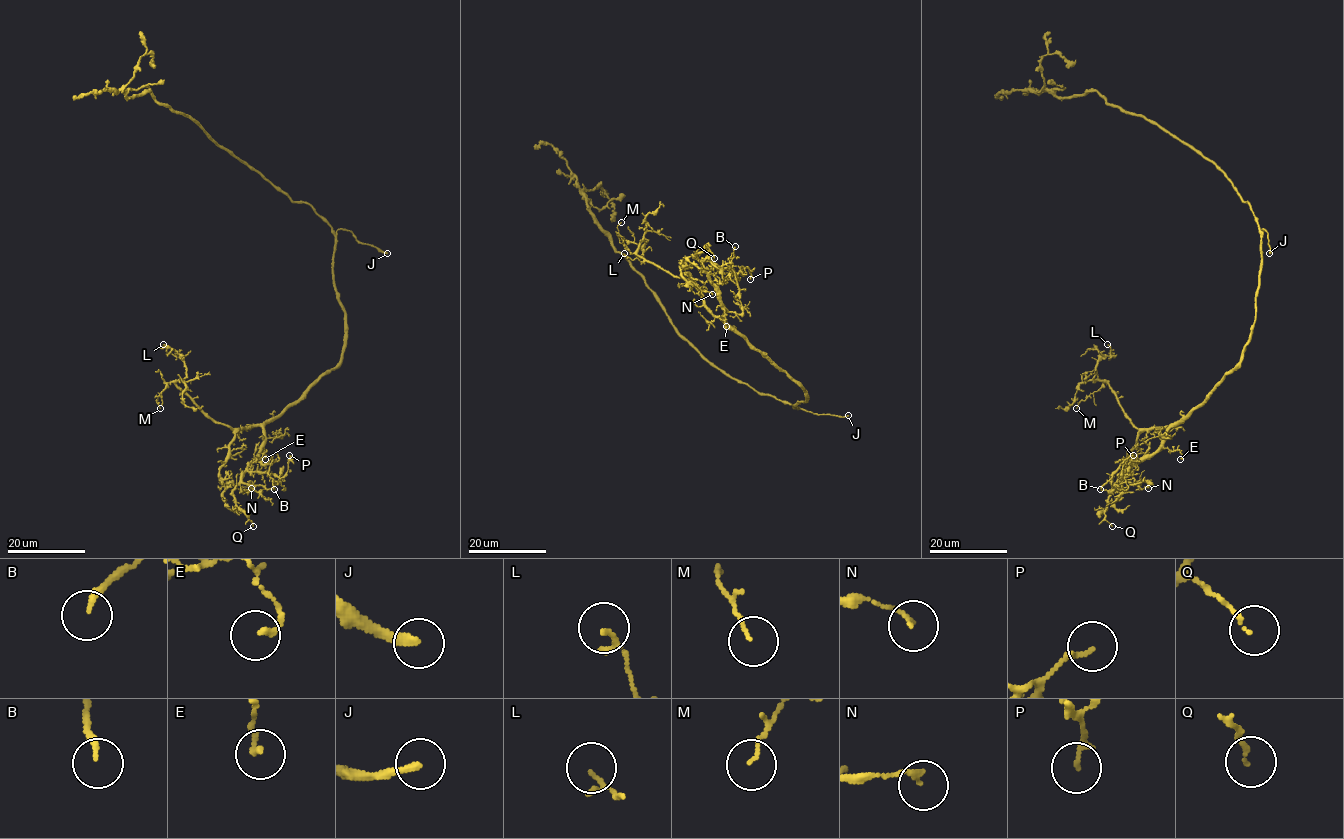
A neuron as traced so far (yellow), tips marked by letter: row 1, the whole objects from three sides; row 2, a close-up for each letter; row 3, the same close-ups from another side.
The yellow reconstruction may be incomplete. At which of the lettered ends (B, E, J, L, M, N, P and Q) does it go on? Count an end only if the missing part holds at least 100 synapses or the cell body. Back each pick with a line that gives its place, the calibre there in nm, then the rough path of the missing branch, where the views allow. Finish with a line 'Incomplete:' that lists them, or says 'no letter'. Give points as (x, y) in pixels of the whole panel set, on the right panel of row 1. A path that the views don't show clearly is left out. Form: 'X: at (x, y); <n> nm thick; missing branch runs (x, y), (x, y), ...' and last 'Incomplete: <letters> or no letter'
J: at (1269, 253); 240 nm thick; missing branch runs (1269, 253), (1269, 299), (1280, 305), (1286, 300)
Incomplete: J

